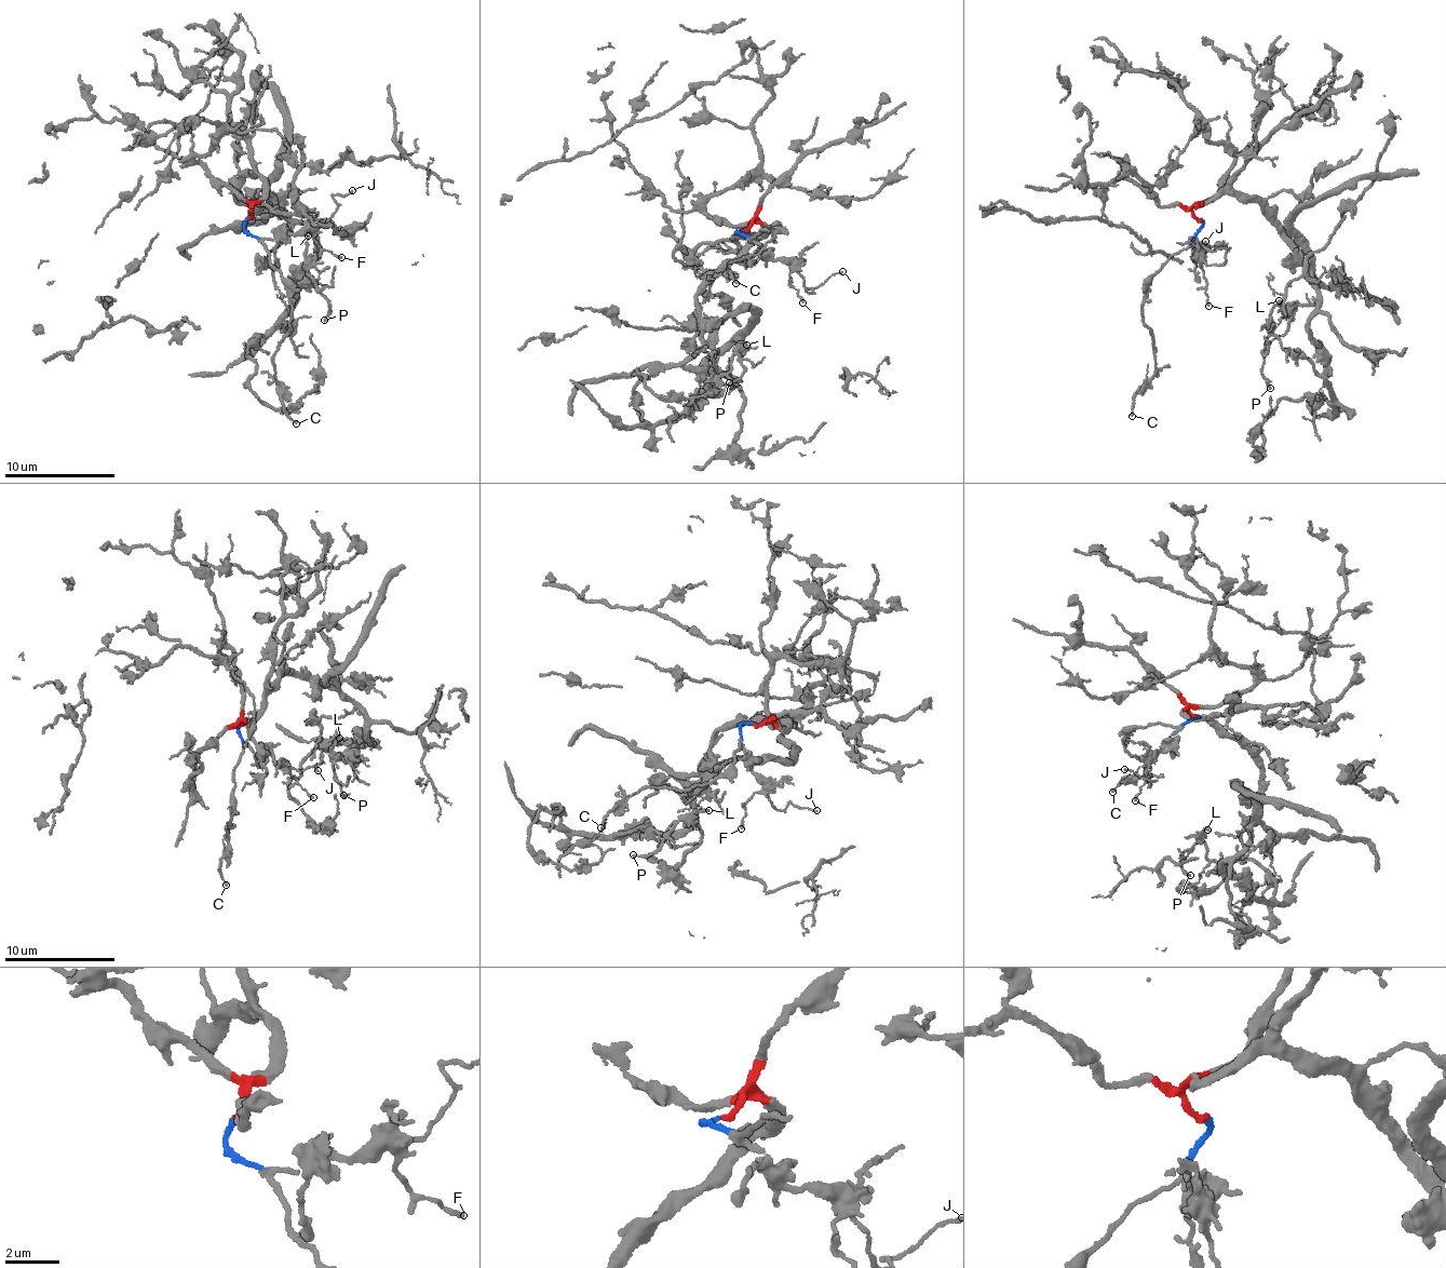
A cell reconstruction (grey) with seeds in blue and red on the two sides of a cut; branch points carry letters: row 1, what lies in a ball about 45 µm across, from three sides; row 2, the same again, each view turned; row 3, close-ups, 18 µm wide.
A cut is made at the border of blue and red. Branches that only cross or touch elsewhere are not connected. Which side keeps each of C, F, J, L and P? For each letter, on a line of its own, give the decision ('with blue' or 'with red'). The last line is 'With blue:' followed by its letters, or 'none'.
C: with blue
F: with blue
J: with blue
L: with red
P: with red
With blue: C, F, J

